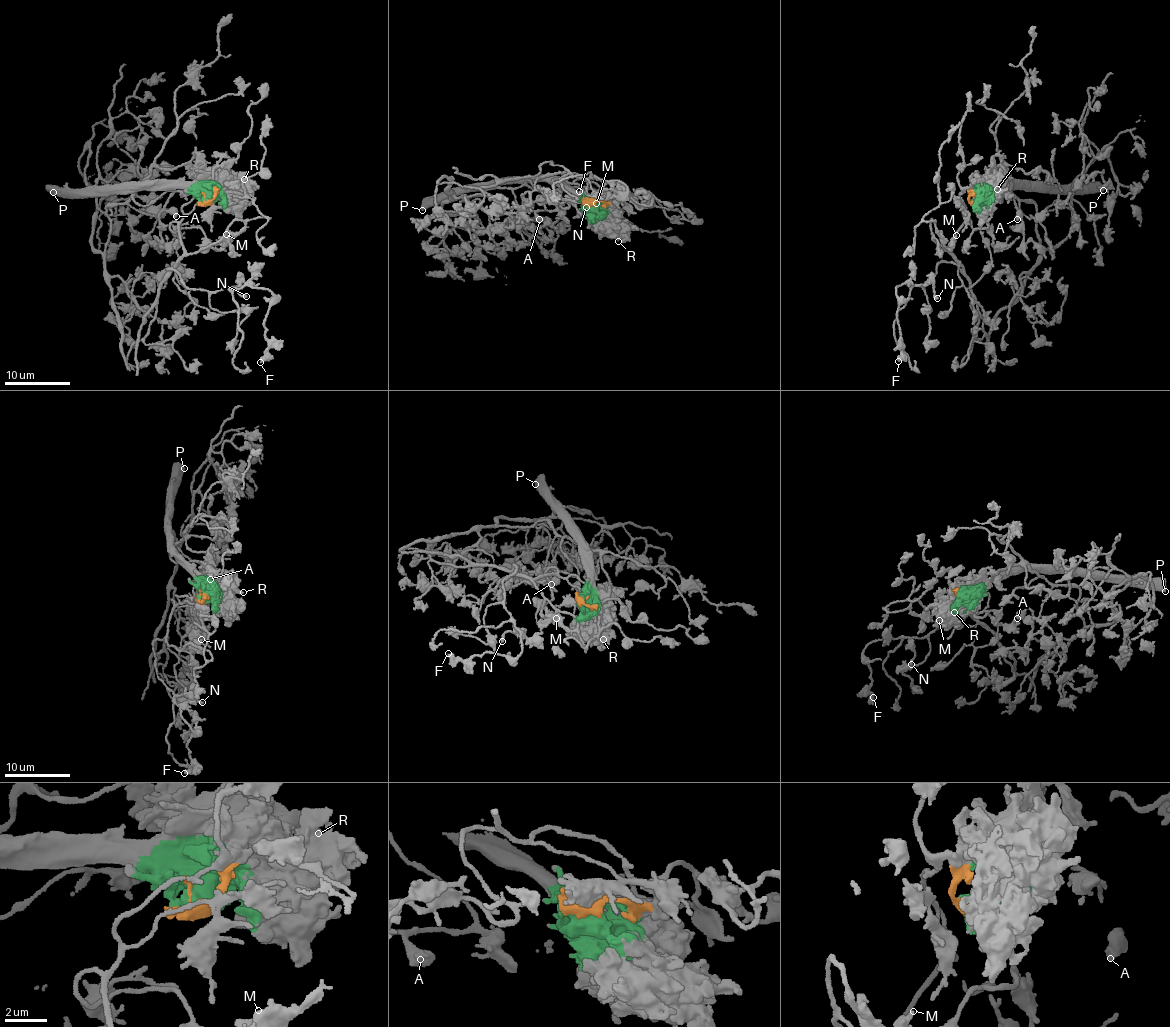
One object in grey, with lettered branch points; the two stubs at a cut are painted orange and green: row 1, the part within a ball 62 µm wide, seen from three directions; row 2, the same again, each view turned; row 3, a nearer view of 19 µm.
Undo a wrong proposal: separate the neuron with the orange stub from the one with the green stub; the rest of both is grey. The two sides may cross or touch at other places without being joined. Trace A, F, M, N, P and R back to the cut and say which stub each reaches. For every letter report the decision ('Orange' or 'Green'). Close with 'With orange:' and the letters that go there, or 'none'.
A: Orange
F: Orange
M: Orange
N: Orange
P: Green
R: Green
With orange: A, F, M, N

